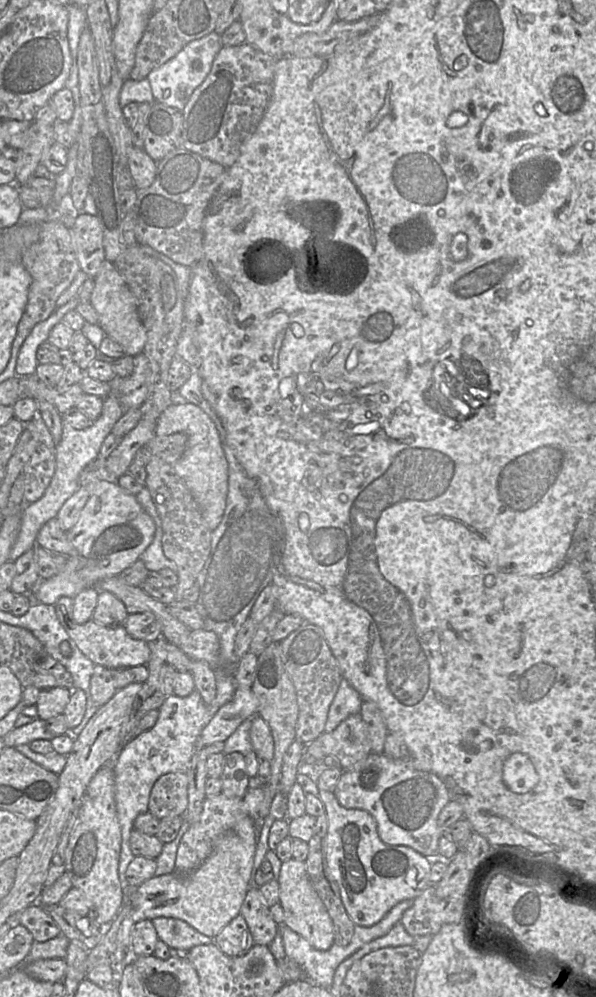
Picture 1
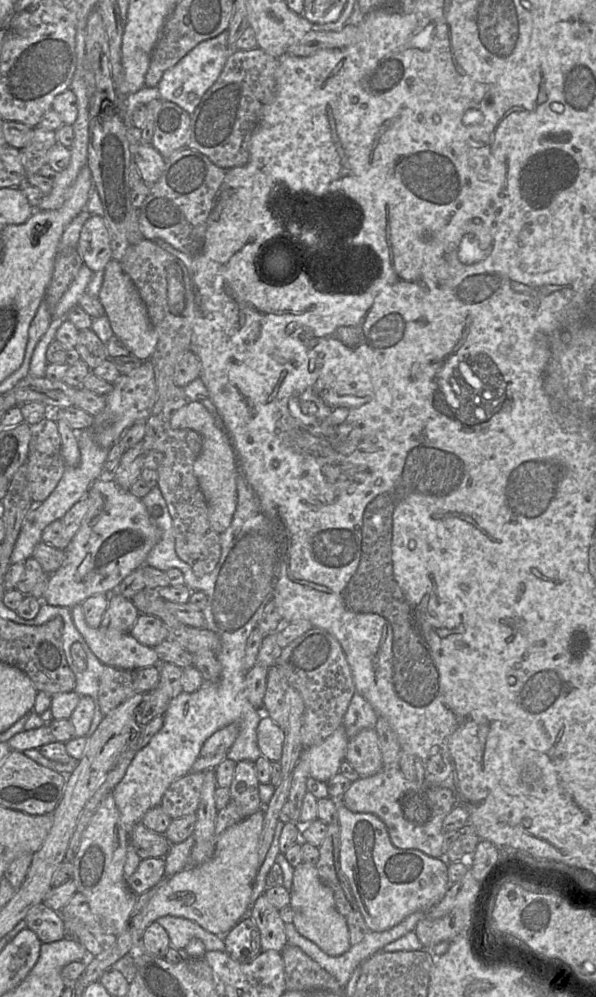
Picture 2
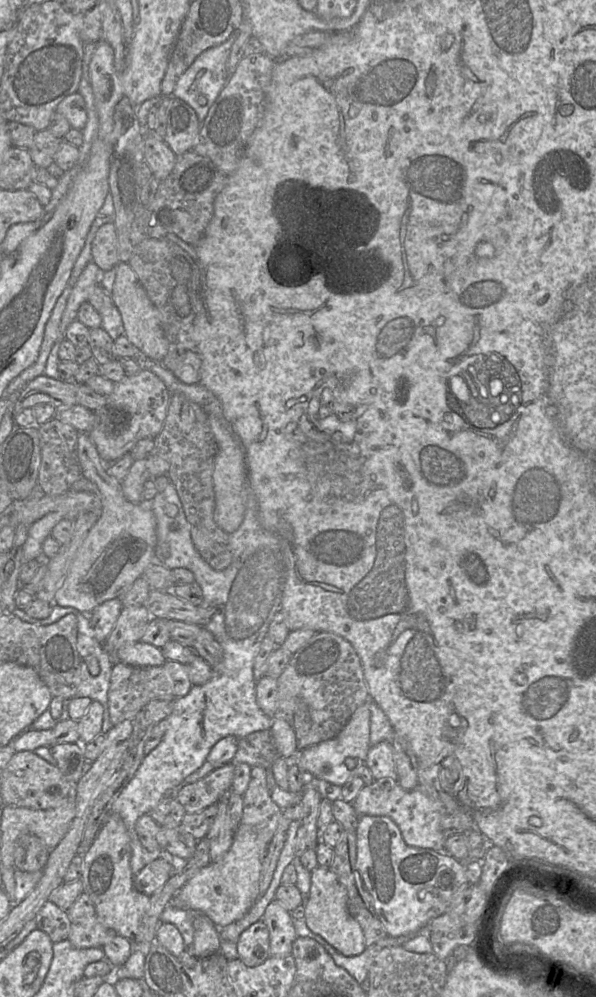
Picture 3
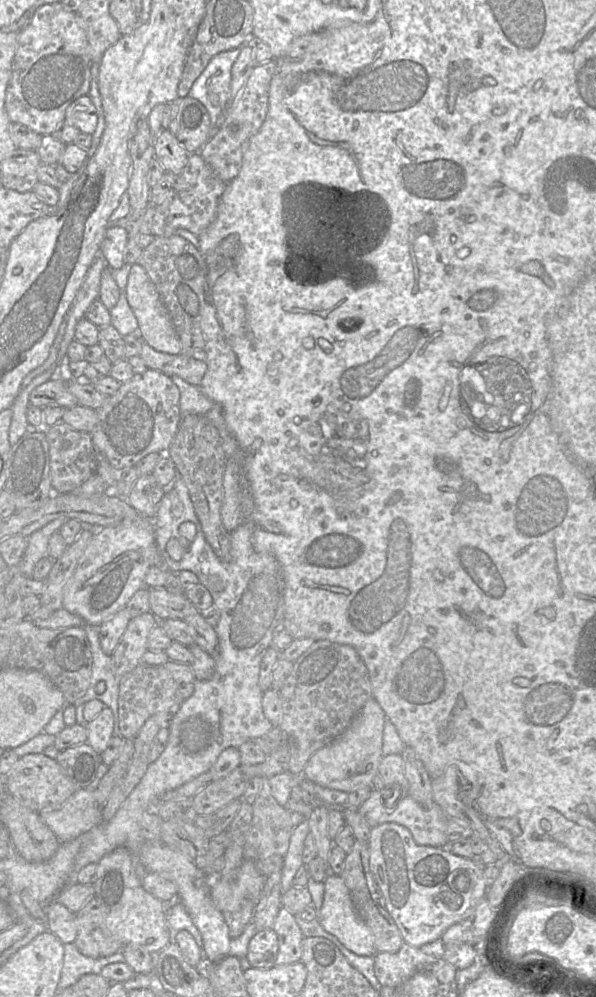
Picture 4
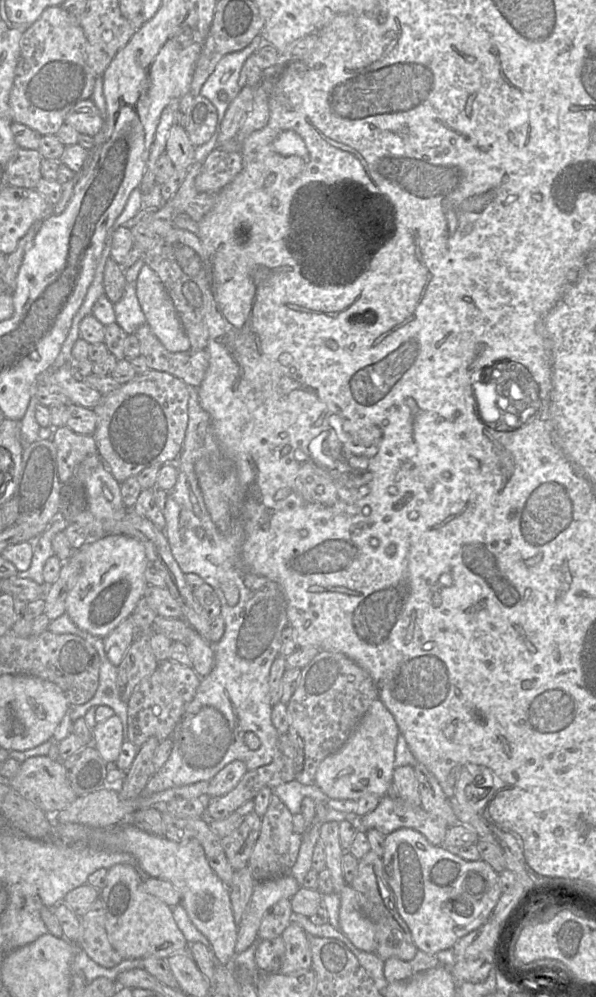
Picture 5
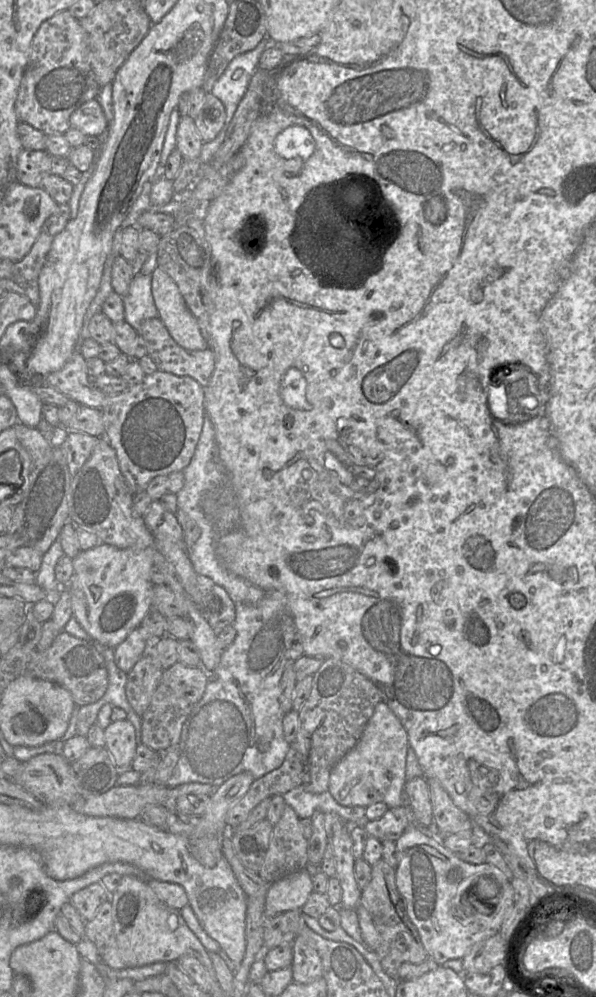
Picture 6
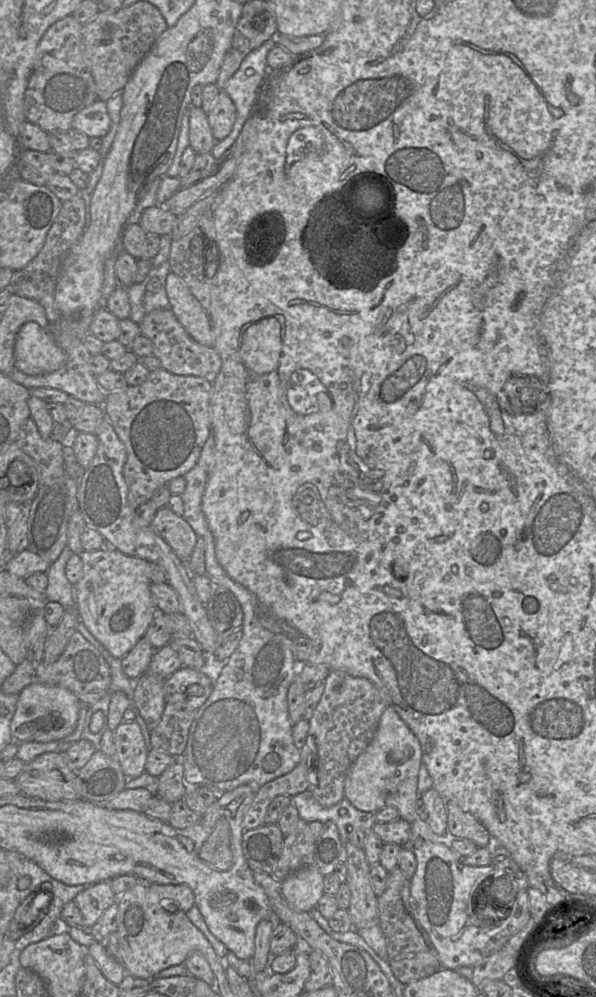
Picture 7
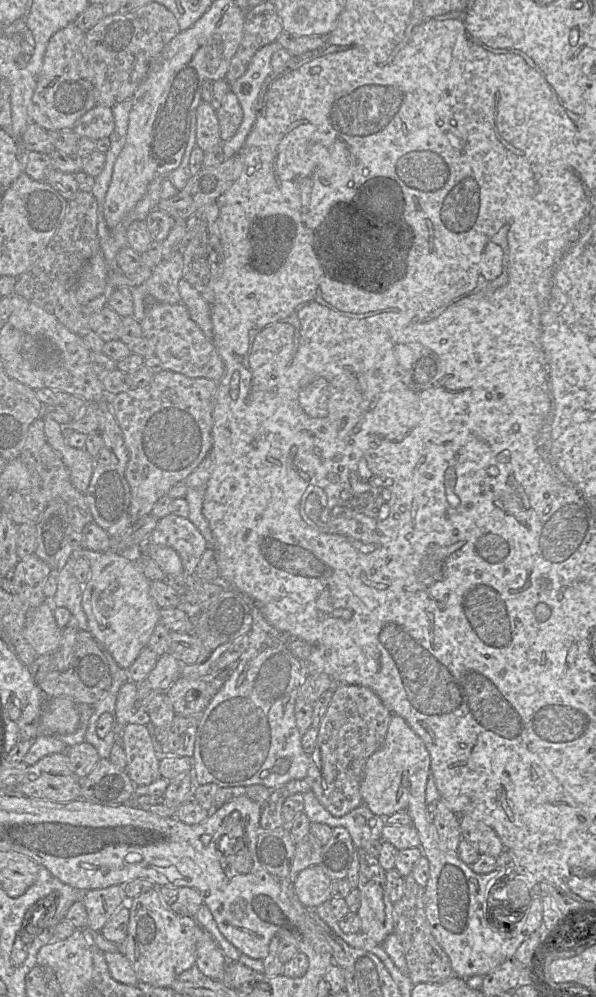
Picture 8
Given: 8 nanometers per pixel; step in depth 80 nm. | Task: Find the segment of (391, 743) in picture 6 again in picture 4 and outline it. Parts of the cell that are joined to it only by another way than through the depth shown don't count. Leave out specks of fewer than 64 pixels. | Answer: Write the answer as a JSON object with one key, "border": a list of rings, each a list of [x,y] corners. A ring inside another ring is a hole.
{"border":[[[373,698],[368,700],[354,717],[347,729],[330,744],[317,750],[304,768],[304,776],[323,787],[350,792],[371,786],[383,757],[383,730],[386,715]]]}

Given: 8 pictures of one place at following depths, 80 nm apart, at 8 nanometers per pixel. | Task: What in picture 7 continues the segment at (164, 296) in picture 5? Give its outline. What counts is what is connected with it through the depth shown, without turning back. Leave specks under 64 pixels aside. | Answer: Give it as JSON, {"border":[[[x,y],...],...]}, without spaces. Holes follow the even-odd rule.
{"border":[[[174,273],[165,280],[165,291],[170,309],[193,340],[205,346],[213,346],[213,331],[209,316],[189,288]]]}

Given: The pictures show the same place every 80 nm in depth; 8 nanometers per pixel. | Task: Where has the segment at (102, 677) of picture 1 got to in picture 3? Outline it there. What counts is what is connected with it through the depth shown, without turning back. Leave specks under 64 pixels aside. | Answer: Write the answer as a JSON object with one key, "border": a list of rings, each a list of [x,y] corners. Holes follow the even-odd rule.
{"border":[[[115,661],[111,671],[108,690],[108,711],[111,727],[125,720],[132,720],[137,713],[152,700],[174,702],[176,696],[172,689],[172,680],[162,666],[138,667]]]}

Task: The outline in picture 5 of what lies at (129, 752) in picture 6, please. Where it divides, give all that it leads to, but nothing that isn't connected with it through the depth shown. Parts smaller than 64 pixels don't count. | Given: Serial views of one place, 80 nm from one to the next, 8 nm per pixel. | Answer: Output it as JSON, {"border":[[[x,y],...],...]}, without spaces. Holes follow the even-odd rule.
{"border":[[[116,715],[97,723],[92,728],[92,745],[99,751],[107,763],[114,763],[126,741],[126,732],[123,723]]]}

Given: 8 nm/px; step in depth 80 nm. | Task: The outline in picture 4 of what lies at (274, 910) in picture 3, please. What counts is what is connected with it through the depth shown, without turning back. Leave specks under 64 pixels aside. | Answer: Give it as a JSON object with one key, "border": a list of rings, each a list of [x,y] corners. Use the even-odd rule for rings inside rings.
{"border":[[[283,906],[275,918],[273,931],[277,935],[279,943],[275,965],[300,962],[304,936],[296,923],[295,916]]]}

